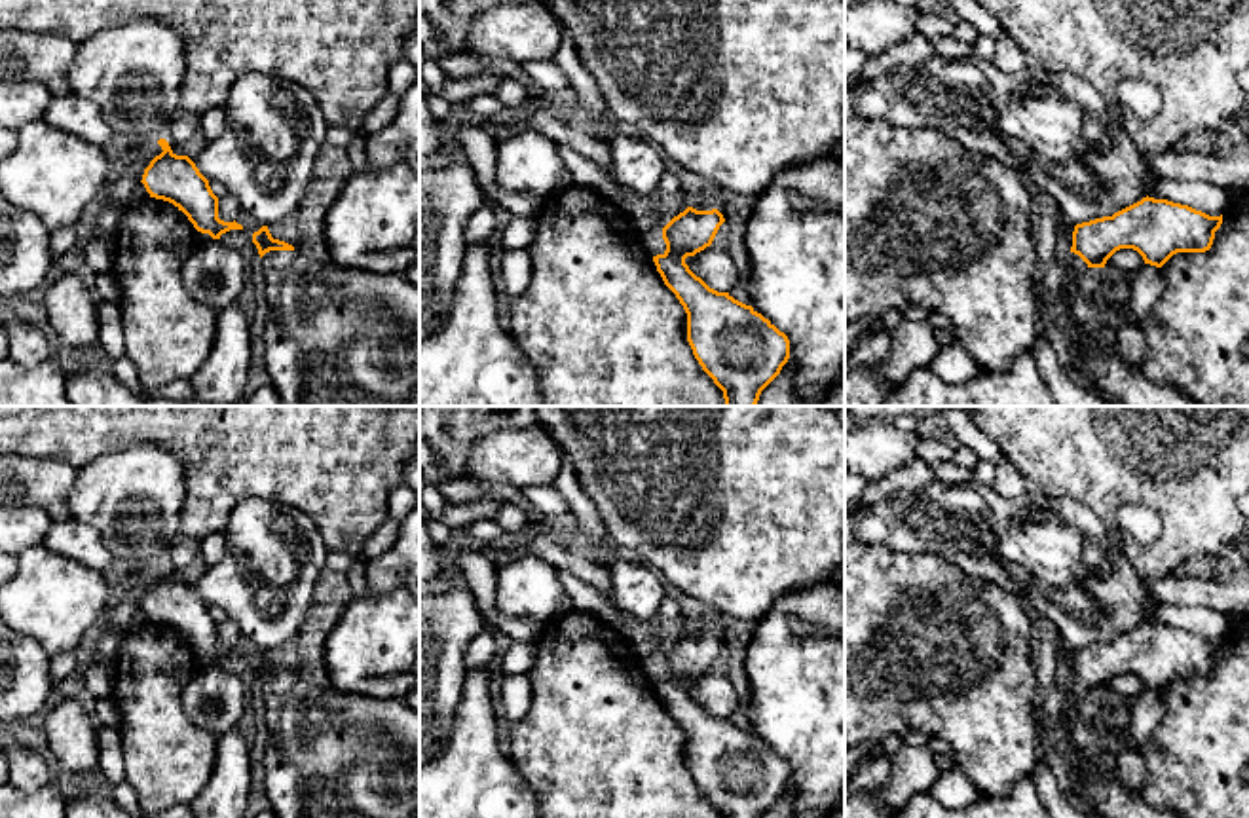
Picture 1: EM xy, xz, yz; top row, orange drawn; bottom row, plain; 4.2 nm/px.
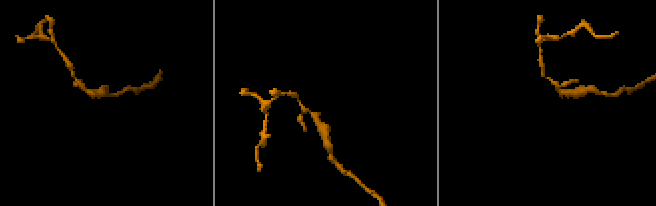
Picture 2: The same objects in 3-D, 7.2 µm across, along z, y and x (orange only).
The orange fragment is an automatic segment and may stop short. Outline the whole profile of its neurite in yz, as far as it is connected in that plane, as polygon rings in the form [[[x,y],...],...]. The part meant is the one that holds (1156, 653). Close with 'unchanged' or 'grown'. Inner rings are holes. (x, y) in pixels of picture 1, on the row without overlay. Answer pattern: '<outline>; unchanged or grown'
[[[1143,623],[1114,638],[1074,651],[1072,672],[1063,681],[1067,710],[1055,721],[1071,733],[1076,725],[1076,706],[1090,693],[1105,693],[1120,674],[1137,676],[1145,689],[1162,693],[1177,678],[1205,678],[1211,674],[1221,641],[1209,641],[1188,630]]]; grown

